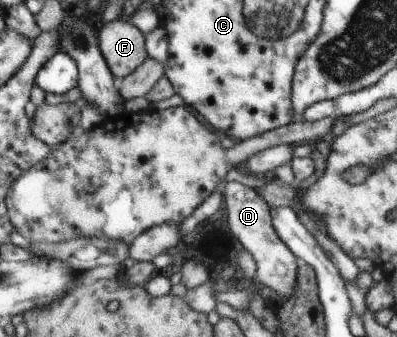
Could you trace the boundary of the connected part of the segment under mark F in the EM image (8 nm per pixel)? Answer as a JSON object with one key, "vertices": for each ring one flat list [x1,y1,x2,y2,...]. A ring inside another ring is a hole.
{"vertices":[[114,19,99,26,99,47,113,76,118,80,143,62,146,38,124,19]]}

